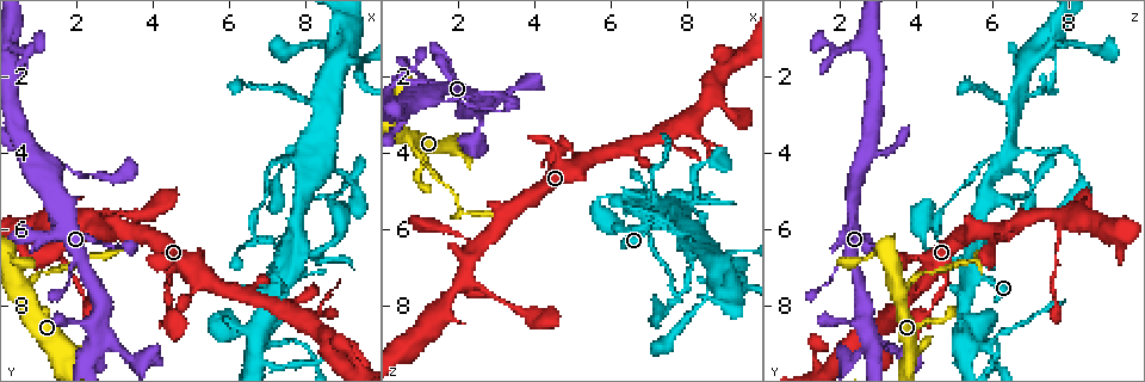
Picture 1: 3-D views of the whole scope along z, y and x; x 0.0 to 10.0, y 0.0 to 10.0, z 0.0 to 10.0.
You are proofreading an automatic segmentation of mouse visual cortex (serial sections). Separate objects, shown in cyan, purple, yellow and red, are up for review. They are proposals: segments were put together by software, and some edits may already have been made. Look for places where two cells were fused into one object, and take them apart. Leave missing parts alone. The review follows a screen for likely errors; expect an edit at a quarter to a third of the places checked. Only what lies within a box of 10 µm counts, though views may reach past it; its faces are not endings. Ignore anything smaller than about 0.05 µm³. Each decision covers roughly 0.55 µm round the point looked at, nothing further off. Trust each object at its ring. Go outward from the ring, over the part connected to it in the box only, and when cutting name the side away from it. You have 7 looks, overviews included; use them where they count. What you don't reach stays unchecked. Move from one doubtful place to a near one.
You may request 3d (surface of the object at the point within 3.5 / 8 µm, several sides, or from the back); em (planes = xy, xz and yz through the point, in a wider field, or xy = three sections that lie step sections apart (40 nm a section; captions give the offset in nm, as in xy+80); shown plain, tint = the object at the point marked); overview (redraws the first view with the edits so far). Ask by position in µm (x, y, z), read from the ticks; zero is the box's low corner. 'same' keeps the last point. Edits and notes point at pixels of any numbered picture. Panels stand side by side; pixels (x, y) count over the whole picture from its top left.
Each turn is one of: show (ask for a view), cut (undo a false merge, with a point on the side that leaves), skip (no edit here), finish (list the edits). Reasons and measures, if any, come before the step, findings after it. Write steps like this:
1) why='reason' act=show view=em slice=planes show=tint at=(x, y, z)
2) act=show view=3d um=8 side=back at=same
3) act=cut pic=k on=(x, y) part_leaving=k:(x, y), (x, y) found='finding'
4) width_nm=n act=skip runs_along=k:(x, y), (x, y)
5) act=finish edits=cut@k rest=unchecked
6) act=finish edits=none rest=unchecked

act=show view=3d um=8 at=(7.40, 7.20, 5.55)

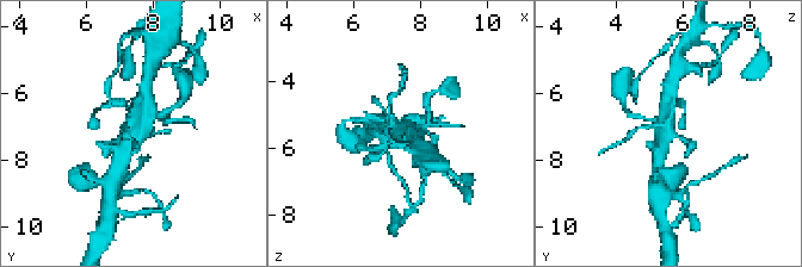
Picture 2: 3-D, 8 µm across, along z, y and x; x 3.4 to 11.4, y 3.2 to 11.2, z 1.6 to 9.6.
why='need the tissue' act=show view=em slice=planes show=tint at=same

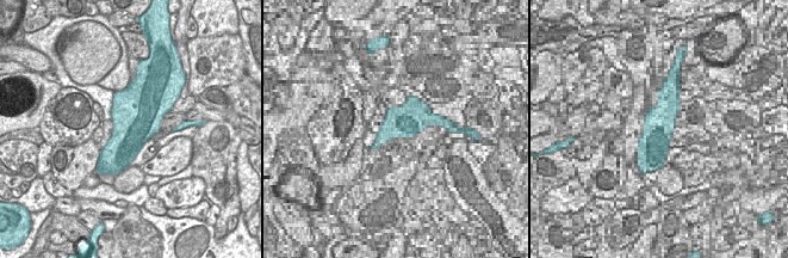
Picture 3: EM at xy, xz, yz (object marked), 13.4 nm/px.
act=skip runs_along=2:(111, 146), (143, 123), (147, 104) found='all the same cell'

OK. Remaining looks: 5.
why='four or more arms meet' act=show view=3d um=3.5 at=(2.10, 5.65, 7.30)

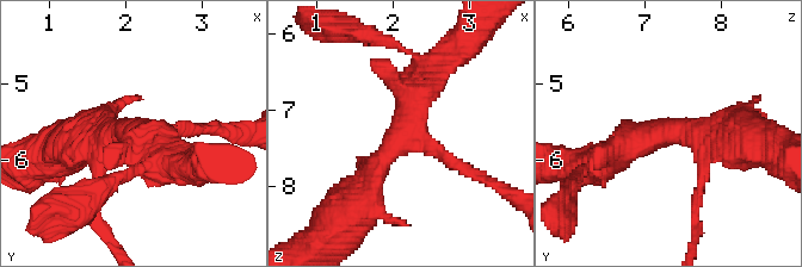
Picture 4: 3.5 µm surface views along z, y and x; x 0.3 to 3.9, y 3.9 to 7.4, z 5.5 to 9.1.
act=skip found='continuous, no second cell'

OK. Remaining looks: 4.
why='branch point' act=show view=3d um=3.5 side=back at=(8.10, 4.90, 5.90)

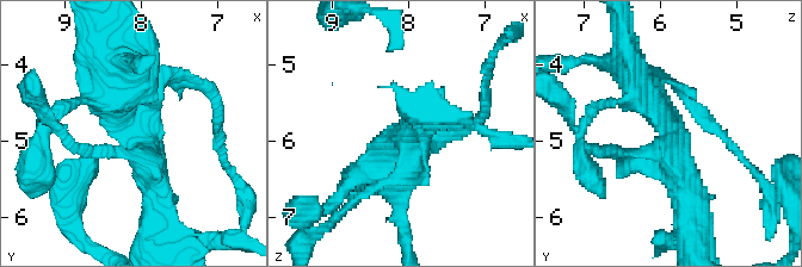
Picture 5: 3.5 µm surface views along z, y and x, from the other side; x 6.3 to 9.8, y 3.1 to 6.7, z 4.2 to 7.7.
why='shape alone is not enough' act=show view=em slice=xy step=1 show=tint at=(8.05, 4.90, 5.90)

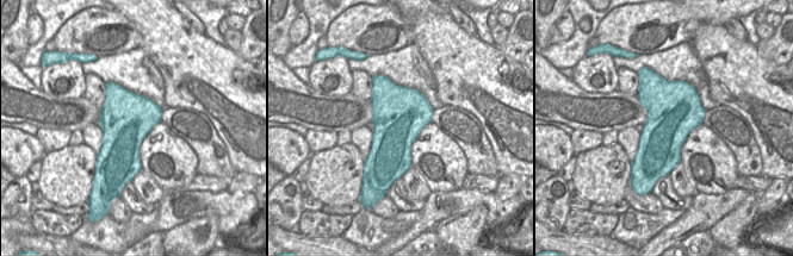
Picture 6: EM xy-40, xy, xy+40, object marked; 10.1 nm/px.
act=show view=em slice=xy step=2 show=tint at=same

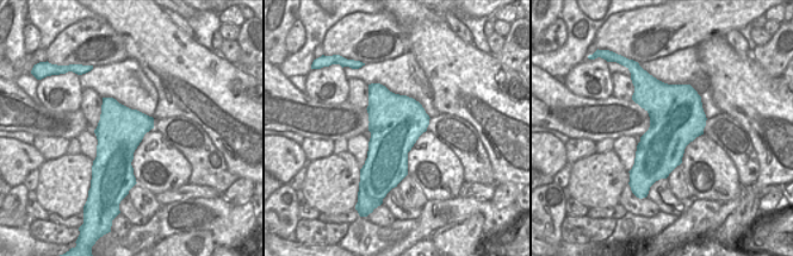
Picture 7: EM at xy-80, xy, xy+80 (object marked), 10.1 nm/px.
act=skip runs_along=5:(689, 204), (668, 128), (631, 73) found='continuous, no second cell'

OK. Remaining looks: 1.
act=finish edits=none rest=unchecked

